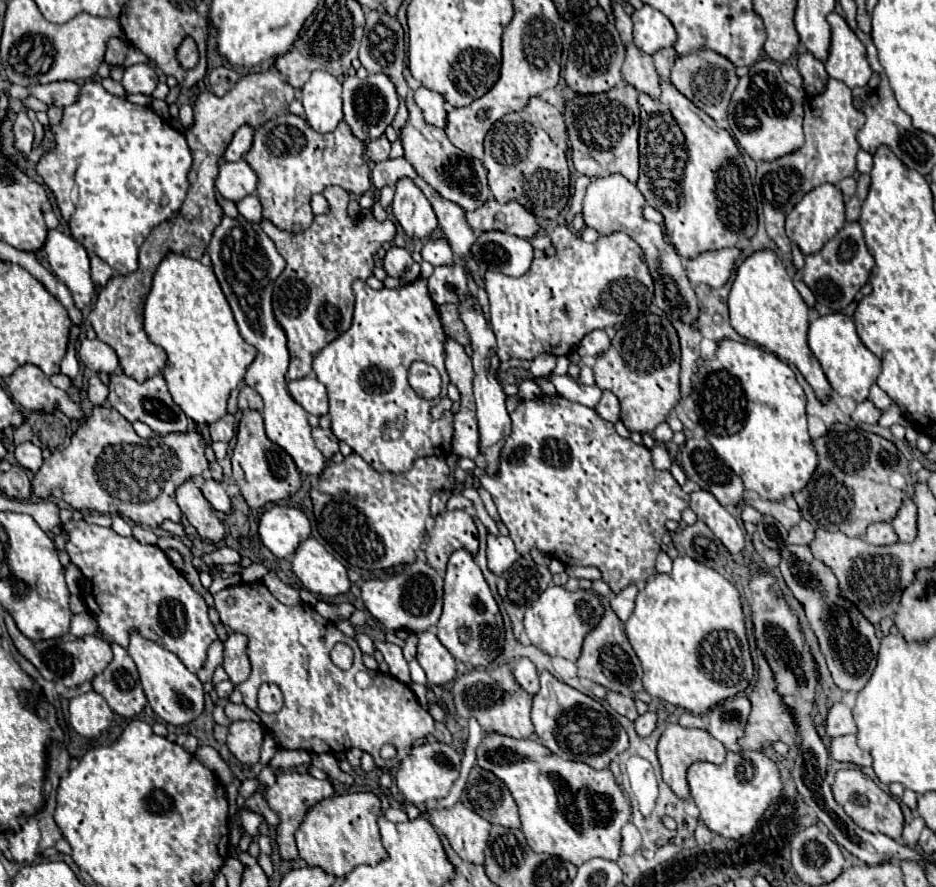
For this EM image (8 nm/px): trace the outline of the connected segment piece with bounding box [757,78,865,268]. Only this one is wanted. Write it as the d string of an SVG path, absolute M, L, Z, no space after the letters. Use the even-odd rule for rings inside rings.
M829 78L825 92L821 92L821 96L807 96L803 106L805 106L803 146L797 148L797 152L791 152L789 156L781 156L777 160L757 164L757 178L761 180L767 234L781 250L783 262L787 264L787 268L793 268L789 238L785 234L787 212L791 212L793 206L815 186L825 182L839 184L843 178L855 172L855 156L861 148L855 136L859 128L865 124L865 116L853 106L851 90L835 78Z

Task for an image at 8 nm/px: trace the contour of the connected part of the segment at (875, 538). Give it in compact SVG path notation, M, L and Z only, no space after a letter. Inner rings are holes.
M875 522L875 524L871 524L867 528L865 540L869 544L875 544L875 546L887 546L887 544L895 544L897 542L897 534L895 534L895 530L893 530L891 524Z

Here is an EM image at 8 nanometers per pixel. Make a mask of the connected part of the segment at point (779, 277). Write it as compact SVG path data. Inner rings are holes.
M761 250L749 256L739 268L735 282L729 292L729 314L731 326L743 338L755 342L763 350L773 352L779 360L793 364L809 386L815 390L819 402L827 402L831 396L829 382L821 370L821 364L807 346L807 328L809 328L809 306L793 286L791 276L787 274L781 258L771 250Z

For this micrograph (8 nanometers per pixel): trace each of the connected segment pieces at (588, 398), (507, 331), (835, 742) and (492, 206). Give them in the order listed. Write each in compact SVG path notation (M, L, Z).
M551 376L551 382L557 388L559 396L563 396L571 402L589 406L589 408L595 408L595 404L601 398L601 390L597 386L585 386L577 380L571 380L569 376Z
M561 224L551 232L551 240L557 248L557 256L533 260L531 270L525 276L511 278L501 272L485 274L485 290L489 294L493 332L499 344L501 362L509 358L533 360L543 352L565 356L577 348L587 332L621 324L631 314L649 310L653 302L653 278L645 264L641 246L631 236L625 236L623 232L613 232L609 236L601 236L593 244L587 244L577 238L565 224Z
M855 734L833 738L829 752L831 752L831 758L837 762L849 762L855 766L871 766L871 756L869 756L869 752L865 752L857 746Z
M489 198L475 212L465 212L465 218L469 220L469 226L473 228L475 234L499 230L499 232L521 236L521 238L533 238L533 234L537 232L533 214L529 214L517 202L499 204L495 198Z

